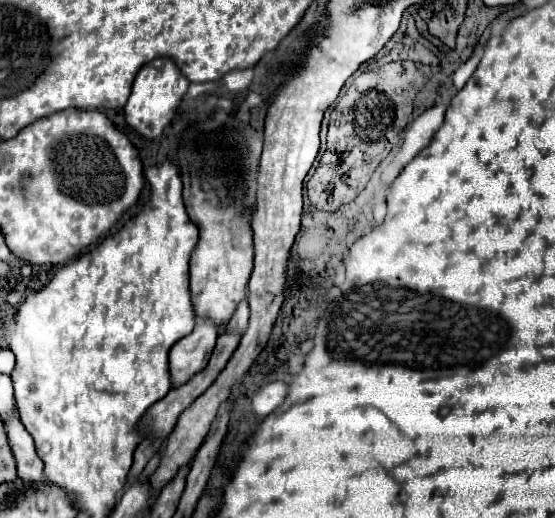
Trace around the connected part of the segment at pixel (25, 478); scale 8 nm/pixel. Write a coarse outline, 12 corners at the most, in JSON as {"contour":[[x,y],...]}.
{"contour":[[20,418],[4,422],[18,476],[42,484],[44,464]]}

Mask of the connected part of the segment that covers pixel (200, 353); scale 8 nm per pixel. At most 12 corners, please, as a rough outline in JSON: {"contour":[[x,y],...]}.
{"contour":[[210,318],[170,350],[172,386],[206,368],[218,338]]}

